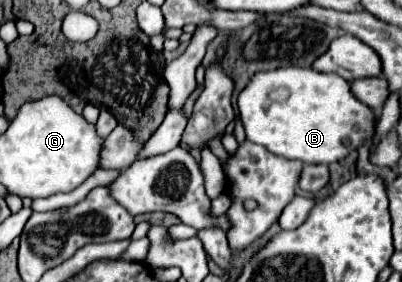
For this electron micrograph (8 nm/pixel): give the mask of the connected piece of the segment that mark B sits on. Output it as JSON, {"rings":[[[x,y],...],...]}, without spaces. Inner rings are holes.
{"rings":[[[299,66],[255,74],[239,94],[239,114],[251,142],[305,164],[345,160],[373,136],[377,122],[375,112],[351,92],[345,78]]]}

